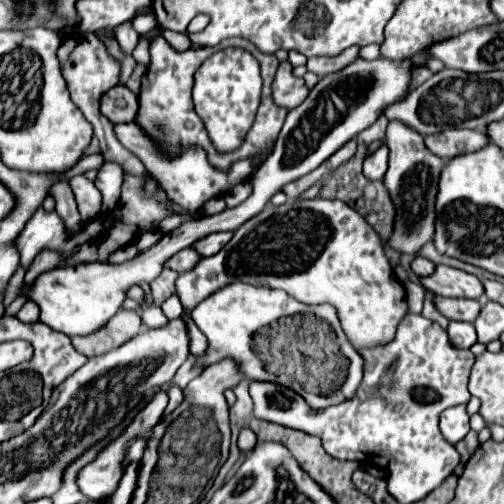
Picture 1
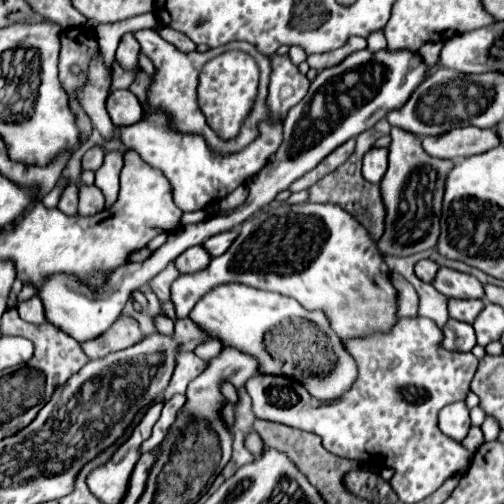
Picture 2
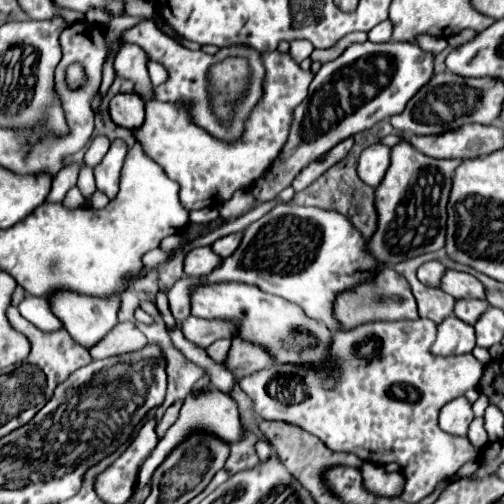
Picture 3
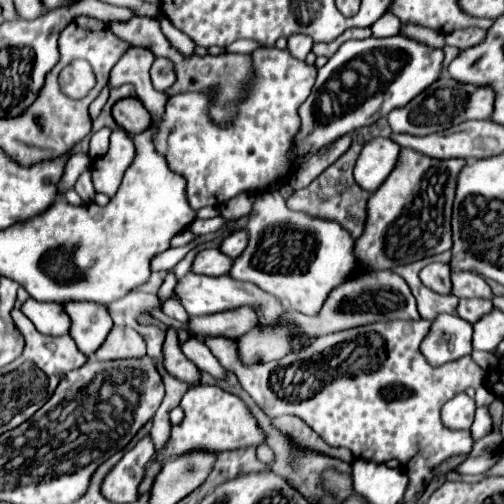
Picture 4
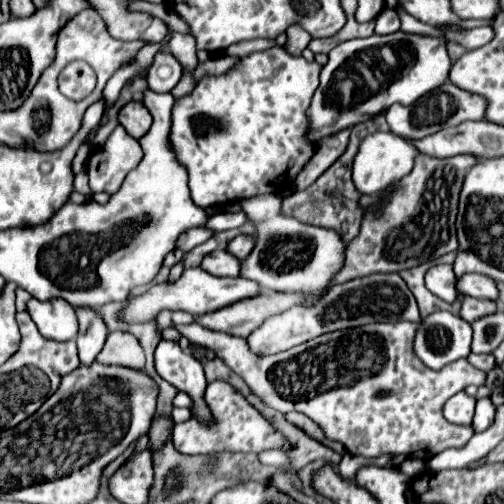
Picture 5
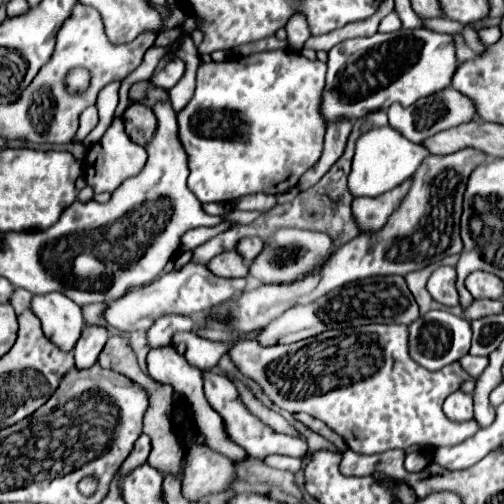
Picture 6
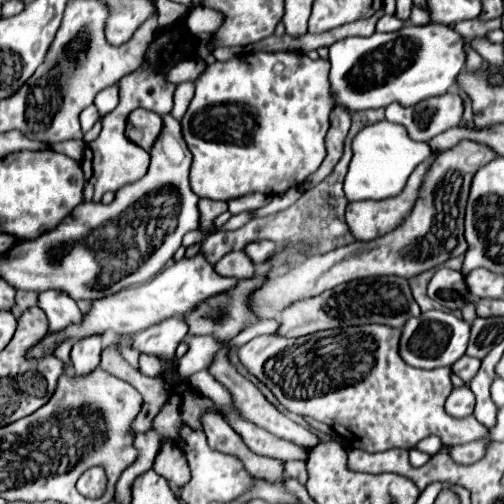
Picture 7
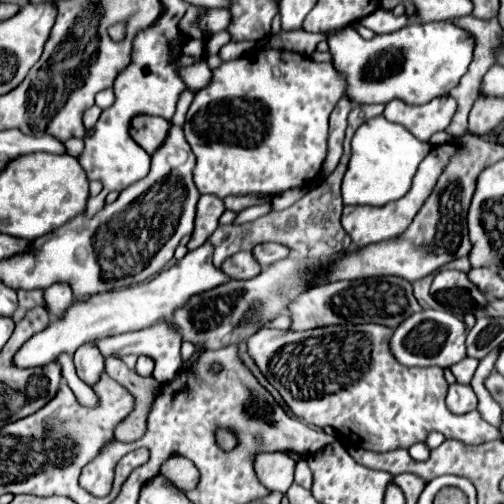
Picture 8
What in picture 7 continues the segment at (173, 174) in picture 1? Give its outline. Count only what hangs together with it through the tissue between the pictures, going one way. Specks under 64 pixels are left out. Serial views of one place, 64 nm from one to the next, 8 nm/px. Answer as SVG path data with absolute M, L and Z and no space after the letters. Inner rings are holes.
M256 52L256 54L238 54L232 60L226 62L214 62L208 64L206 70L198 76L196 80L196 94L182 118L182 134L184 140L192 152L192 168L190 168L190 188L194 194L198 194L200 198L210 198L210 200L232 200L232 198L240 198L252 192L262 192L268 196L274 194L282 194L290 188L300 186L312 172L316 172L316 168L322 164L324 156L326 156L326 148L324 148L324 136L328 132L328 116L334 108L334 100L330 94L330 80L328 80L328 60L310 60L304 54L292 54L292 52Z

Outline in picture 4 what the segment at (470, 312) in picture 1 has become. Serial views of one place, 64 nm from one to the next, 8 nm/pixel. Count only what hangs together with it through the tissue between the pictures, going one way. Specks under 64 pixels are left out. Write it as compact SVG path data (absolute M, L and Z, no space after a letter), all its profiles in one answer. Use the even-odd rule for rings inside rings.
M462 298L462 300L458 302L456 314L458 314L460 318L464 318L466 322L474 324L474 322L480 320L484 314L488 314L492 308L494 308L494 306L492 306L490 300L480 300L480 298L468 300L468 298Z

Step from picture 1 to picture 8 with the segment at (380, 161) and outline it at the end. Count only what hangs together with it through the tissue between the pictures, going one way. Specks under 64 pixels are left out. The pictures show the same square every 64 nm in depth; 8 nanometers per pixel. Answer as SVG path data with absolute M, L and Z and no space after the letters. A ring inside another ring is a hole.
M376 116L364 122L352 138L352 158L342 180L344 204L384 206L402 198L410 190L418 164L430 150L432 146L428 142L416 140L404 126L392 124L384 116Z

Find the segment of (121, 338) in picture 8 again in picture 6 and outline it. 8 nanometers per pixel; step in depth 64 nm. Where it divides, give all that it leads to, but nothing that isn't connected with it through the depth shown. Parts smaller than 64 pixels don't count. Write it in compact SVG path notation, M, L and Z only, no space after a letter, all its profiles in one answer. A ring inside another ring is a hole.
M180 314L160 316L160 320L156 320L156 324L152 324L152 328L148 330L148 344L152 348L170 344L174 332L192 330L192 328L194 328L194 320L190 316L180 316Z

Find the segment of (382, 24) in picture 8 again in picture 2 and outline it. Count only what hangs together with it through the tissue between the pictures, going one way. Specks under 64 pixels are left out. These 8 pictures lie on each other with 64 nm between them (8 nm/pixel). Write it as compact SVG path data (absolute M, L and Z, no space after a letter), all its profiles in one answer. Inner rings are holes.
M380 30L380 32L374 32L374 34L370 34L370 38L368 38L368 46L366 46L370 52L378 52L378 50L382 50L382 48L386 48L386 38L384 38L384 32Z

